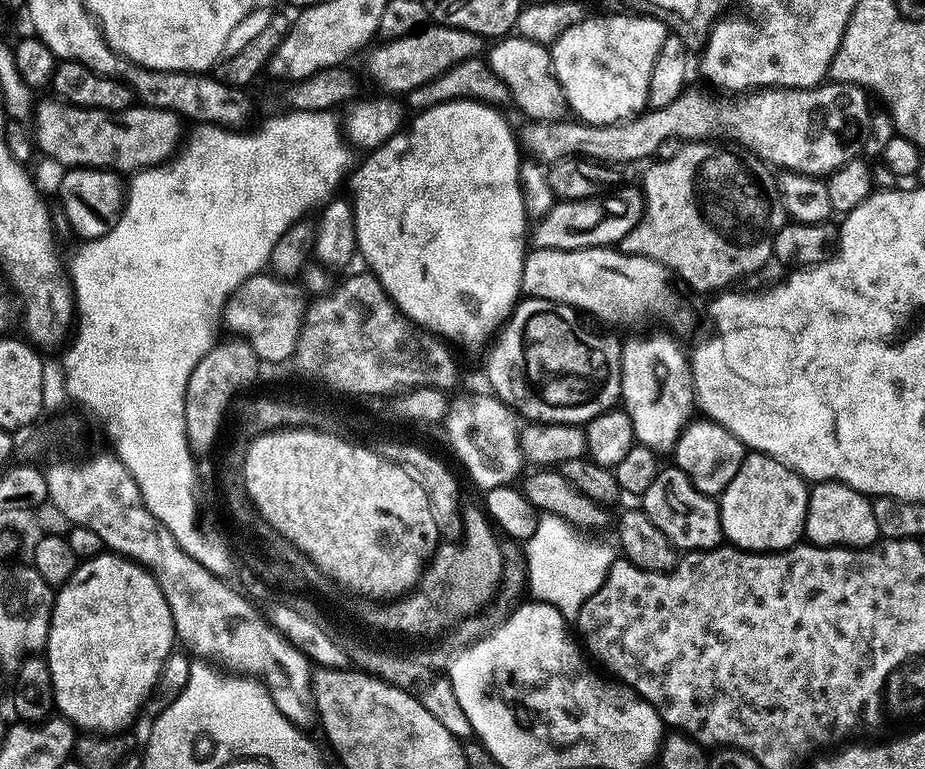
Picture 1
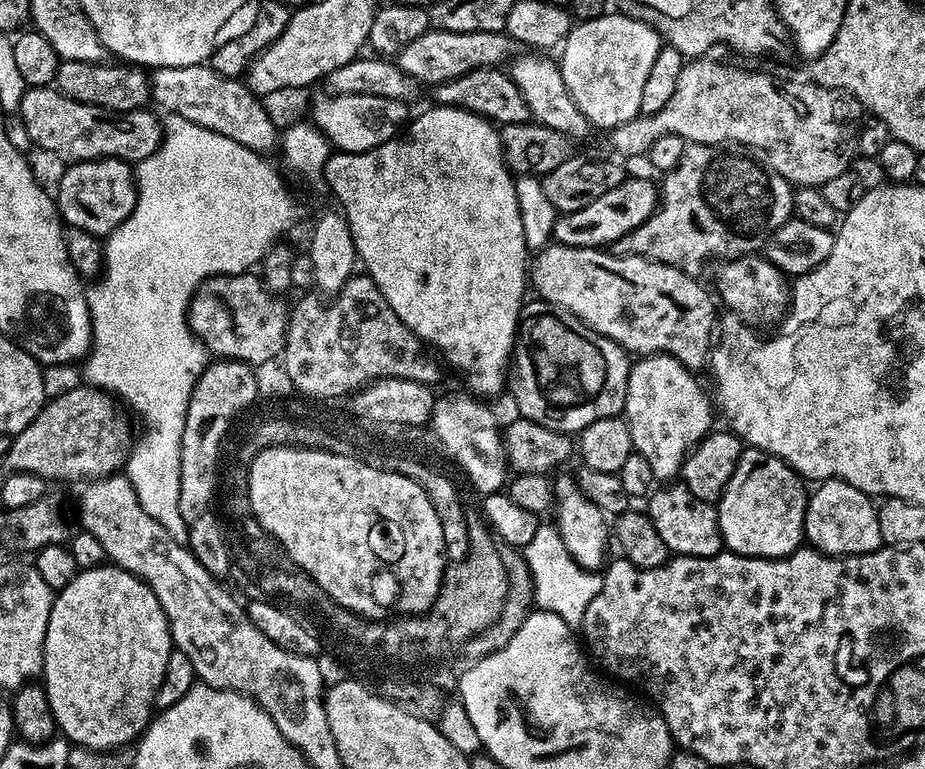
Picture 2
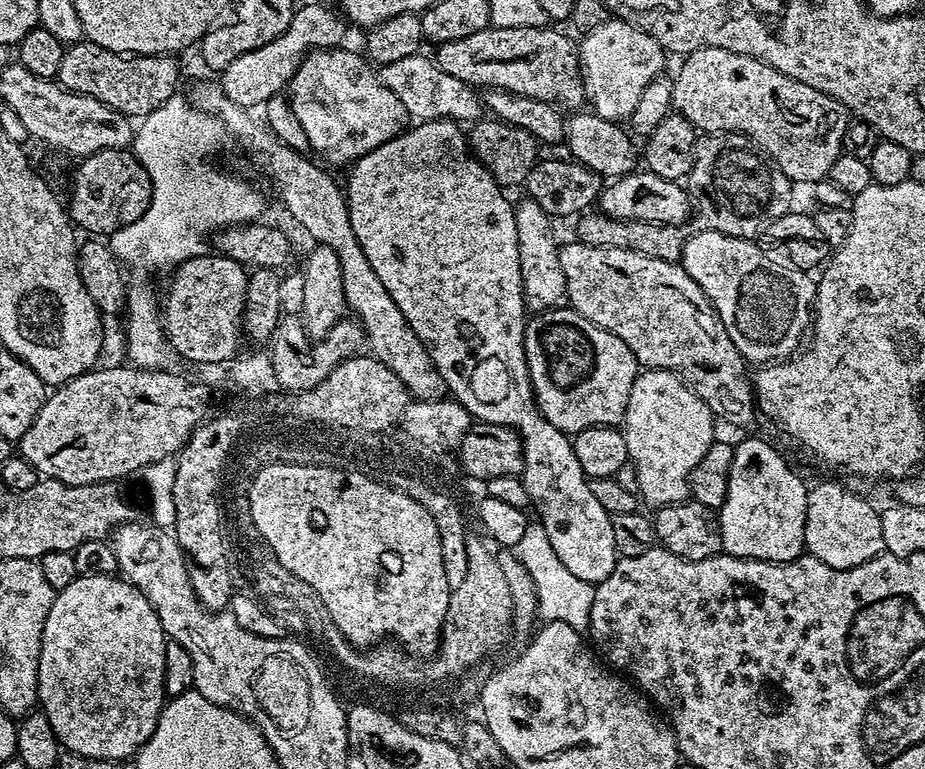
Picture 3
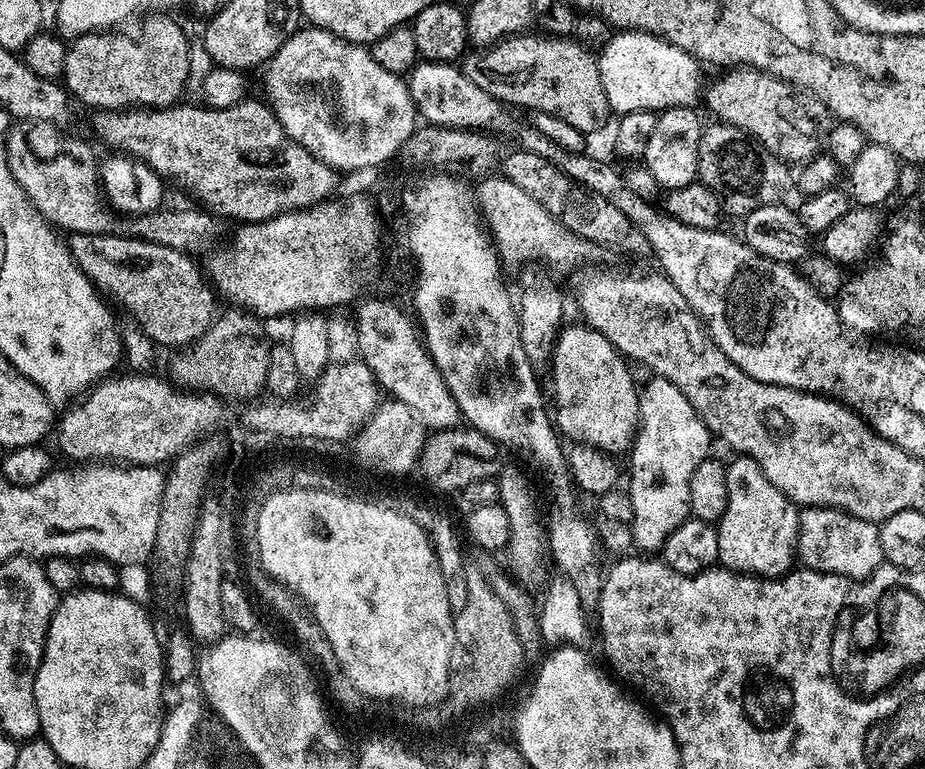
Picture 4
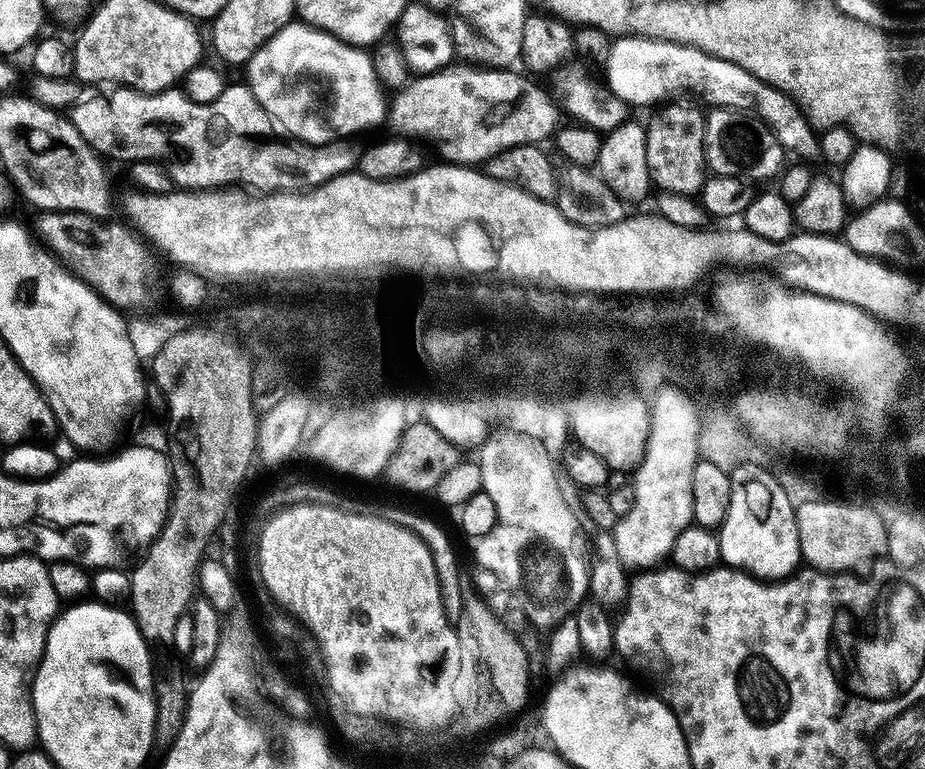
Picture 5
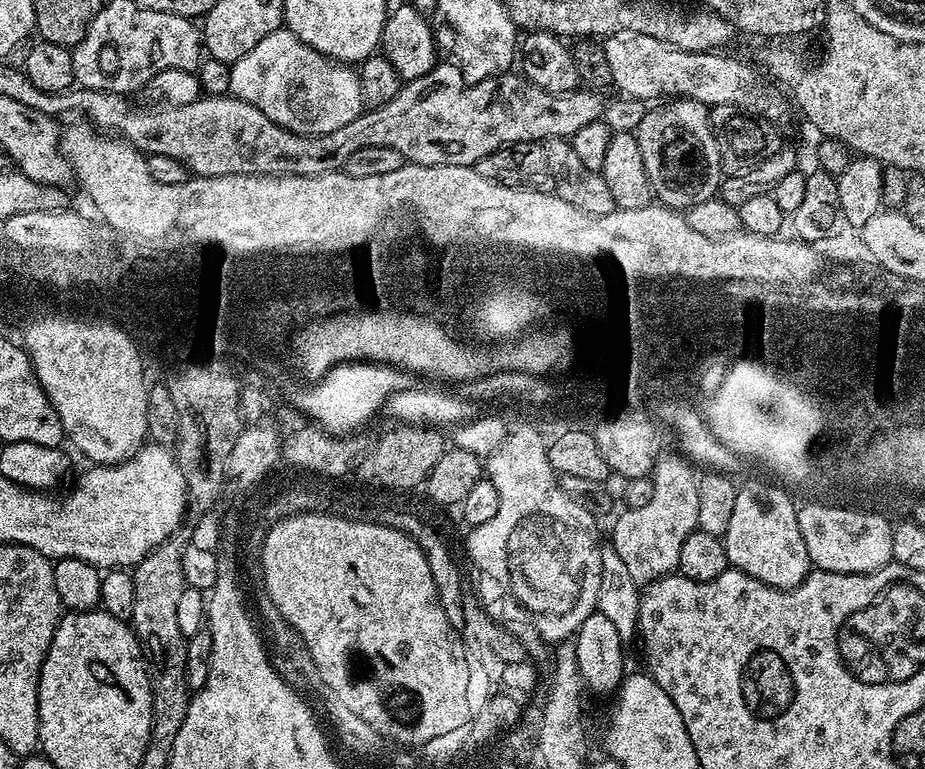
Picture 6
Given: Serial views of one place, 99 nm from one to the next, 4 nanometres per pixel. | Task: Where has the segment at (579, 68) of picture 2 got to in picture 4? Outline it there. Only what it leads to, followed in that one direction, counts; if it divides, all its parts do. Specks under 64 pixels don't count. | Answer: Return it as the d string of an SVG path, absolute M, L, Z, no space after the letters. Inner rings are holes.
M617 31L599 49L598 59L602 84L617 113L692 106L697 103L695 100L701 99L701 61L660 36L652 36L649 32Z

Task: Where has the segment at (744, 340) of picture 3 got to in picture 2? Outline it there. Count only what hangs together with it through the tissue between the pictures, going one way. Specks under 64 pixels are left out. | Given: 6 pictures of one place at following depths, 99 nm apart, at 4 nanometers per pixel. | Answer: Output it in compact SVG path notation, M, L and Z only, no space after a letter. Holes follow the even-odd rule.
M763 255L738 256L728 258L716 272L718 300L731 315L737 316L745 324L756 330L779 325L788 315L790 284L783 272L779 272Z

